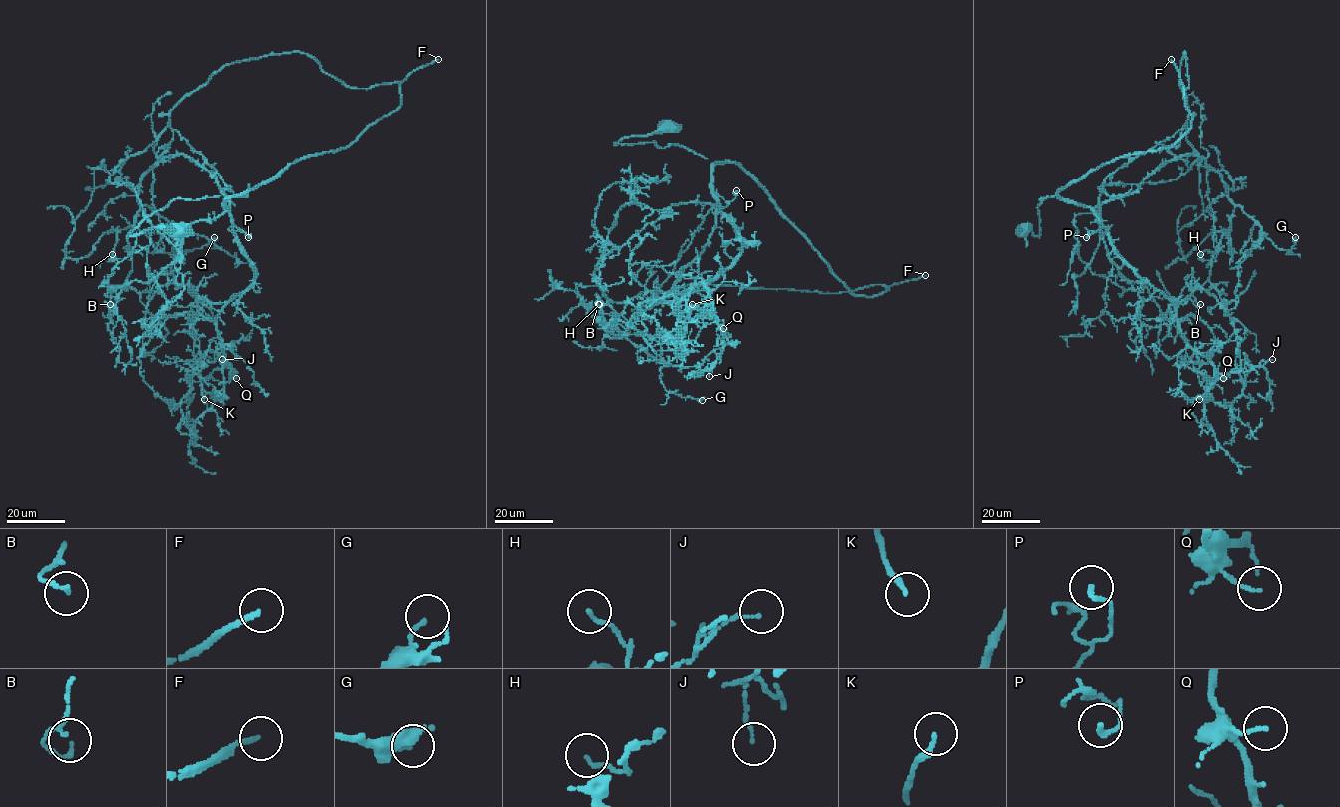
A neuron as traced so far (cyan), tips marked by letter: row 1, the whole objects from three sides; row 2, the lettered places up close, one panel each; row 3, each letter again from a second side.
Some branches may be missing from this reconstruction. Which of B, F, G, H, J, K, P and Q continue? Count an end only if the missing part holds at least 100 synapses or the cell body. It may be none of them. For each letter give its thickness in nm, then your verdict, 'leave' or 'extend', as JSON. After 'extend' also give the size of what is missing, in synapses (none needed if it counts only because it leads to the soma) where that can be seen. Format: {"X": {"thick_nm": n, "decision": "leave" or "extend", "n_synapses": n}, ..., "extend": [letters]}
{"B": {"thick_nm": 150, "decision": "leave"}, "F": {"thick_nm": 160, "decision": "extend", "n_synapses": 140}, "G": {"thick_nm": 140, "decision": "leave"}, "H": {"thick_nm": 130, "decision": "leave"}, "J": {"thick_nm": 110, "decision": "leave"}, "K": {"thick_nm": 160, "decision": "leave"}, "P": {"thick_nm": 150, "decision": "leave"}, "Q": {"thick_nm": 110, "decision": "leave"}, "extend": ["F"]}

